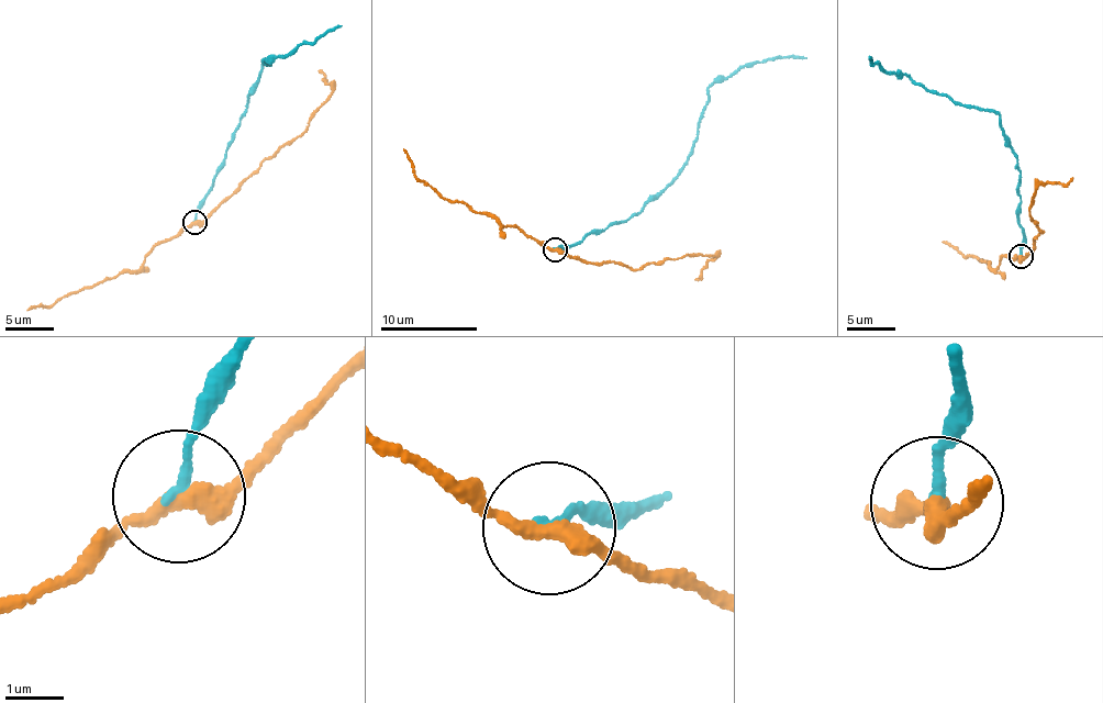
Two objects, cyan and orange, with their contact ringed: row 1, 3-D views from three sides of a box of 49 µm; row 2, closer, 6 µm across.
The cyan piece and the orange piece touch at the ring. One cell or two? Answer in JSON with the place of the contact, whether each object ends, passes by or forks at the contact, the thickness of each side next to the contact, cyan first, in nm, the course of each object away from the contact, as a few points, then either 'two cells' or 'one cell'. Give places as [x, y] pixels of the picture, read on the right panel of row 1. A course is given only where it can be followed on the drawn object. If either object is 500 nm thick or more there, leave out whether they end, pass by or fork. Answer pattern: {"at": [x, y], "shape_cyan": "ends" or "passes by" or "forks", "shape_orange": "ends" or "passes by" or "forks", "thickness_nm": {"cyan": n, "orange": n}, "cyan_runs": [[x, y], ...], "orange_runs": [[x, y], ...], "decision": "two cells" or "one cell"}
{"at": [1021, 256], "shape_cyan": "ends", "shape_orange": "passes by", "thickness_nm": {"cyan": 150, "orange": 300}, "cyan_runs": [[1020, 255], [1025, 236], [1020, 227], [1017, 163], [999, 115], [927, 90], [901, 74], [883, 71], [868, 58]], "orange_runs": [[1020, 257], [1027, 255], [1034, 247], [1033, 237], [1042, 233], [1029, 213], [1035, 190], [1039, 183], [1073, 178]], "decision": "two cells"}

